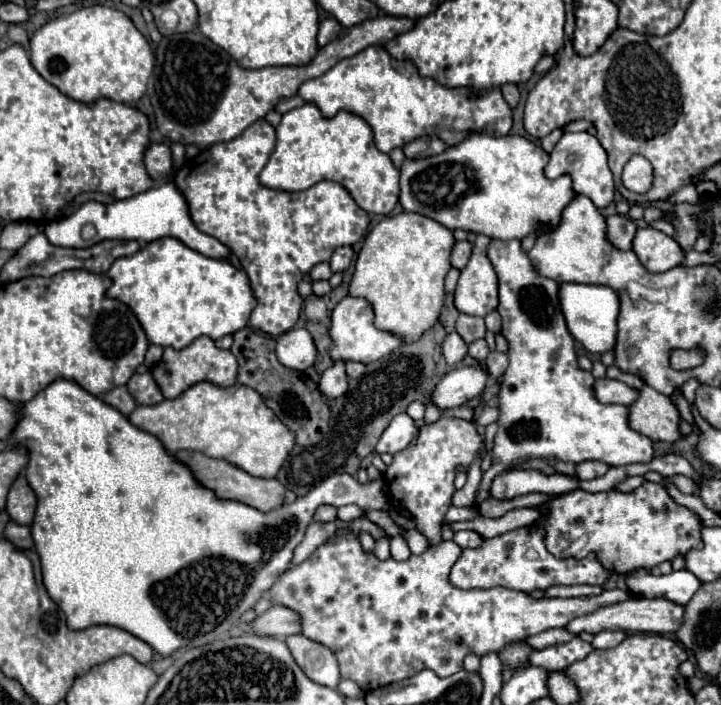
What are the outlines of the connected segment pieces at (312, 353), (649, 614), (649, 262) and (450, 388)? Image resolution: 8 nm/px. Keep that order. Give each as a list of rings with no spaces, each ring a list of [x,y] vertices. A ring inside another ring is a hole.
[[[292,328],[276,338],[278,360],[292,370],[306,370],[316,360],[316,346],[306,328]]]
[[[628,598],[624,602],[612,604],[612,606],[604,606],[592,614],[586,614],[582,618],[572,620],[566,628],[572,634],[580,634],[580,632],[590,632],[590,634],[598,634],[602,630],[622,630],[622,632],[650,632],[650,634],[668,634],[668,632],[676,632],[676,628],[680,628],[684,620],[684,606],[680,604],[672,604],[672,600],[664,600],[664,598]]]
[[[650,226],[636,232],[632,250],[640,258],[642,266],[646,266],[650,272],[666,272],[684,260],[684,250],[680,244],[676,244],[672,236],[666,236]]]
[[[458,366],[450,370],[430,394],[430,404],[440,410],[458,408],[478,396],[488,380],[488,372],[472,366]]]

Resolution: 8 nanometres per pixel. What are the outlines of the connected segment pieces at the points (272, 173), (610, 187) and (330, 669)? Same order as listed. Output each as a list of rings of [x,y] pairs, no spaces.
[[[304,104],[282,116],[276,138],[276,148],[260,174],[264,186],[300,192],[322,180],[332,180],[342,184],[368,214],[386,216],[394,210],[400,196],[400,172],[394,168],[390,156],[376,148],[374,132],[364,118],[346,110],[326,118],[318,106]]]
[[[564,132],[564,136],[558,140],[554,150],[550,152],[550,162],[544,170],[548,178],[558,178],[562,174],[570,174],[574,182],[574,192],[588,196],[596,208],[606,208],[614,200],[614,180],[612,172],[606,162],[606,152],[600,146],[598,138],[592,136],[590,132]]]
[[[292,634],[286,640],[296,664],[304,670],[304,674],[314,680],[316,684],[326,684],[330,688],[336,688],[340,682],[338,662],[330,648],[324,648],[324,644],[316,644],[314,640],[308,640],[306,636]]]

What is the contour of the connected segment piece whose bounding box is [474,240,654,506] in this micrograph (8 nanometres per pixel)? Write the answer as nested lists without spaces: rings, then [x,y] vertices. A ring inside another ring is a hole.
[[[492,240],[488,246],[488,258],[498,274],[500,304],[498,312],[502,316],[502,334],[508,340],[508,360],[506,380],[500,388],[500,420],[496,446],[492,450],[492,470],[486,470],[482,476],[480,488],[476,492],[474,504],[480,506],[486,500],[488,486],[492,480],[512,468],[522,458],[548,458],[554,456],[566,462],[584,462],[600,460],[608,466],[624,466],[632,462],[650,462],[654,458],[654,442],[648,436],[636,432],[628,424],[628,408],[618,404],[600,404],[594,396],[594,376],[586,370],[580,370],[574,352],[574,338],[570,336],[564,316],[558,306],[558,282],[542,278],[534,272],[526,252],[520,248],[520,240]]]

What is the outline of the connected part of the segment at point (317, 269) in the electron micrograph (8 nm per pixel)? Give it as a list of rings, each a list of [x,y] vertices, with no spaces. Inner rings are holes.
[[[320,262],[312,268],[310,272],[310,278],[312,280],[328,280],[332,276],[332,270],[330,270],[330,264],[328,262]]]

